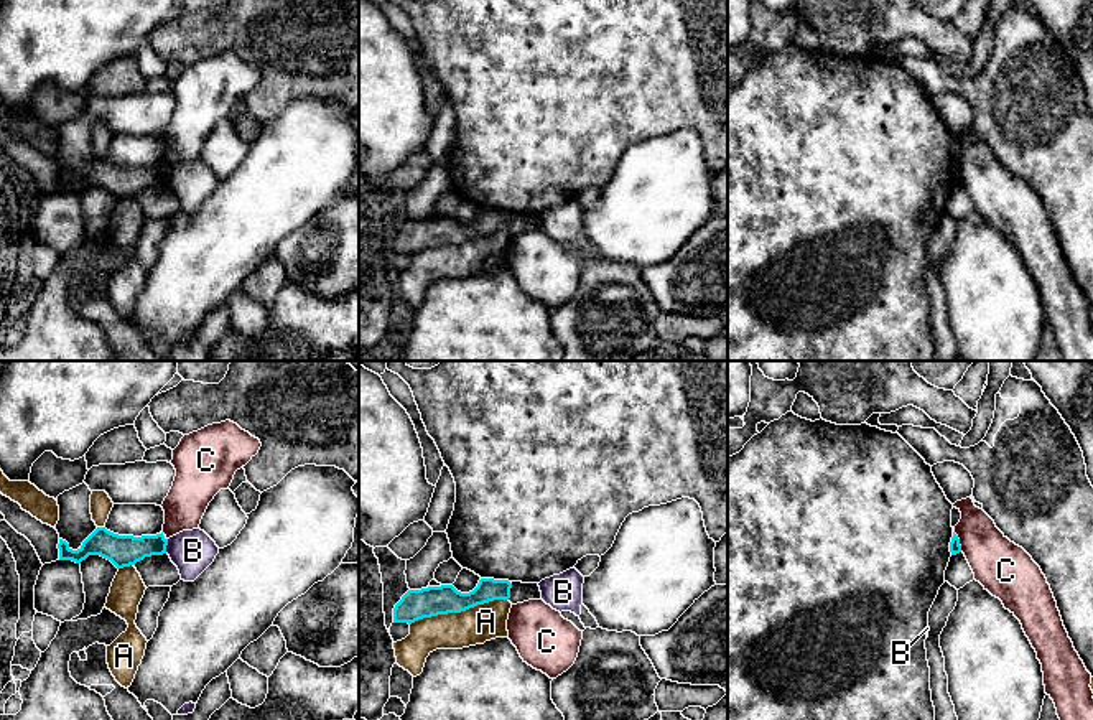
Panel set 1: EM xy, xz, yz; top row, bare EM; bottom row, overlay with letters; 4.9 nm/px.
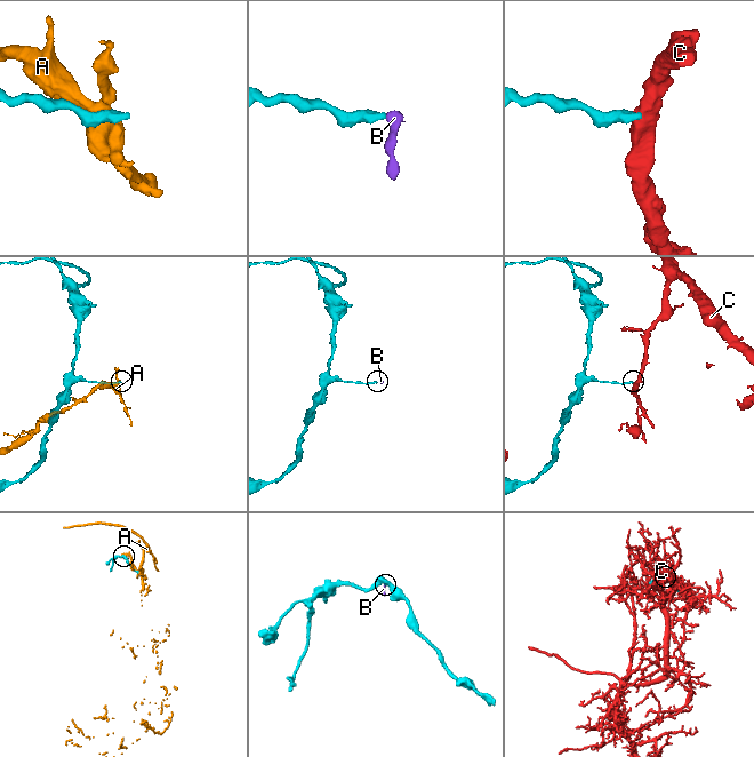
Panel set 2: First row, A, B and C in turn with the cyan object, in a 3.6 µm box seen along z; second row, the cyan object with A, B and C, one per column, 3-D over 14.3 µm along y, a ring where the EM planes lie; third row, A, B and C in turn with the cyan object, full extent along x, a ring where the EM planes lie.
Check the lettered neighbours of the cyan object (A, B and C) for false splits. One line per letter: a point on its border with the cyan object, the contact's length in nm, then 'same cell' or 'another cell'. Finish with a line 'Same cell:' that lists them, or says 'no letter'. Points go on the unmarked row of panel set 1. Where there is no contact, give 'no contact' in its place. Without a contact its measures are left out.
A: xz (458, 243) | 500 nm | another cell
B: xy (167, 175) | 70 nm | another cell
C: yz (958, 172) | 110 nm | another cell
Same cell: no letter

